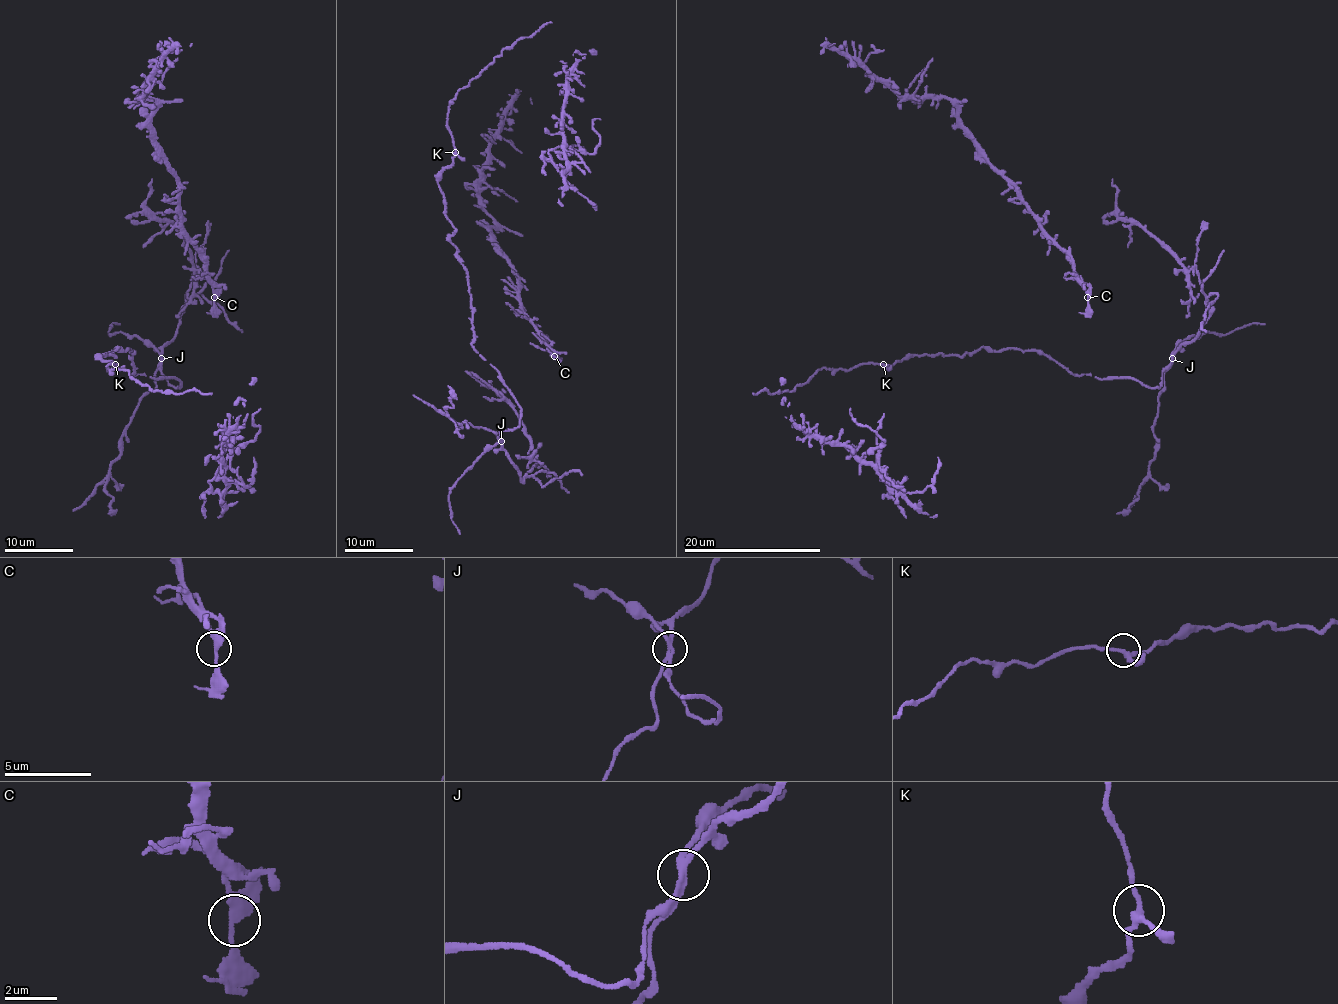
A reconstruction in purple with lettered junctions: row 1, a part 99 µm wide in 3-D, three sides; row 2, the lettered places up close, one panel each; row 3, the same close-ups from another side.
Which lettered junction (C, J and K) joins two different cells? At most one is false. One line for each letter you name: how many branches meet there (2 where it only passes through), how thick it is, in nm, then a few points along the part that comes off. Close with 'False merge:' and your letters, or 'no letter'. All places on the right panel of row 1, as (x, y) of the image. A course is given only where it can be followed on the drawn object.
J: 3 | 220 nm | (1172, 359), (1208, 316), (1205, 294), (1195, 268), (1186, 270), (1128, 222), (1116, 205), (1113, 179)
False merge: J

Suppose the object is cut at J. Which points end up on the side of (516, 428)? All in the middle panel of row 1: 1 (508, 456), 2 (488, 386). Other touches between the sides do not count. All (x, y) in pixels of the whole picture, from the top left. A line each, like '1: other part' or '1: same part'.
1: other part
2: other part

